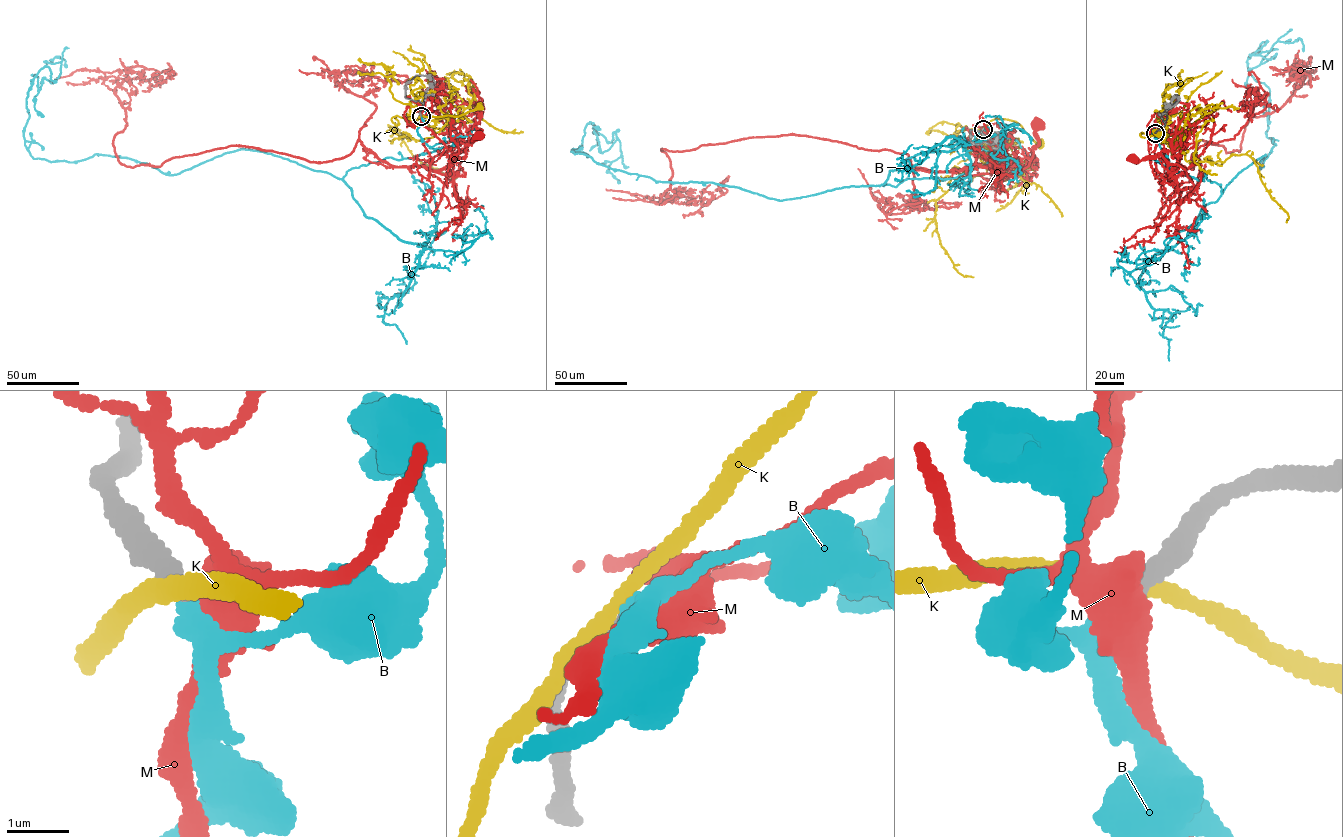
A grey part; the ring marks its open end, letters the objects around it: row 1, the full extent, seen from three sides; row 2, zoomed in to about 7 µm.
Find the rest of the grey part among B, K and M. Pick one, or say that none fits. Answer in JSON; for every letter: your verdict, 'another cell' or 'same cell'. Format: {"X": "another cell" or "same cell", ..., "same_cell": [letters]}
{"B": "same cell", "K": "another cell", "M": "another cell", "same_cell": ["B"]}

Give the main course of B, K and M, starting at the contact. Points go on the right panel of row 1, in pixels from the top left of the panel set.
B: (1155, 133), (1169, 167), (1221, 194), (1275, 144), (1247, 64), (1266, 41), (1246, 88)
K: (1155, 133), (1139, 134), (1147, 137), (1157, 134)
M: (1155, 132), (1158, 172), (1175, 180), (1180, 194), (1192, 188), (1184, 169), (1160, 153), (1140, 160), (1131, 158)

